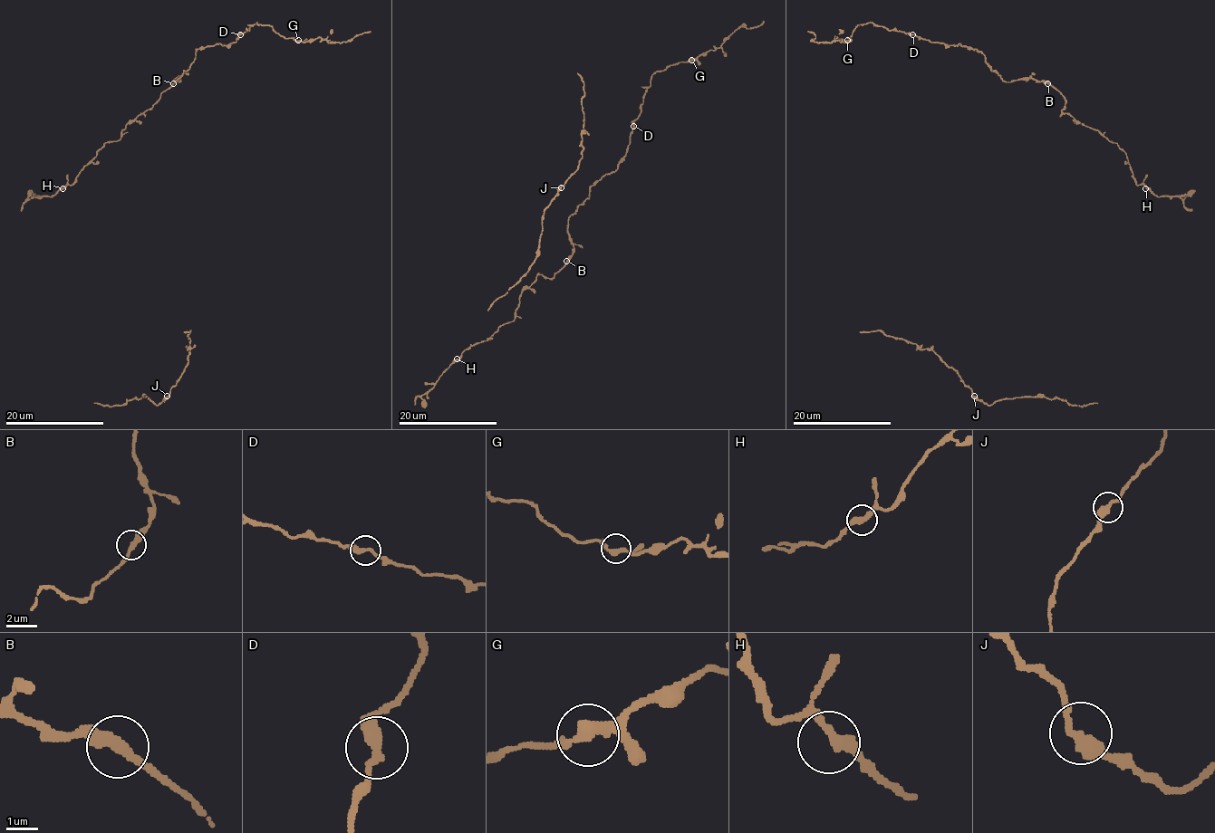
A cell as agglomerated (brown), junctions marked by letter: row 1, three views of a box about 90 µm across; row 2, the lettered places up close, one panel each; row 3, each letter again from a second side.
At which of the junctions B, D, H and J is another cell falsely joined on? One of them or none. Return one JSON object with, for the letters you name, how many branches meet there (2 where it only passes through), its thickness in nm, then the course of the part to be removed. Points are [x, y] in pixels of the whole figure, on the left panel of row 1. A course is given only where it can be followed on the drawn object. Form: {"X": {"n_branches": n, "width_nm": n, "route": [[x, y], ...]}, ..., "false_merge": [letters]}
{"false_merge": []}

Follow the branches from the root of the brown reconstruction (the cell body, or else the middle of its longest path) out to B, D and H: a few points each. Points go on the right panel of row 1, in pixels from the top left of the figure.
B: (1133, 172), (1126, 154), (1119, 146), (1065, 113), (1063, 111), (1064, 95), (1047, 83)
D: (1133, 172), (1116, 143), (1063, 111), (1064, 95), (1050, 84), (1030, 78), (1005, 81), (976, 49), (913, 34)
H: (1133, 172), (1134, 182), (1145, 188)

